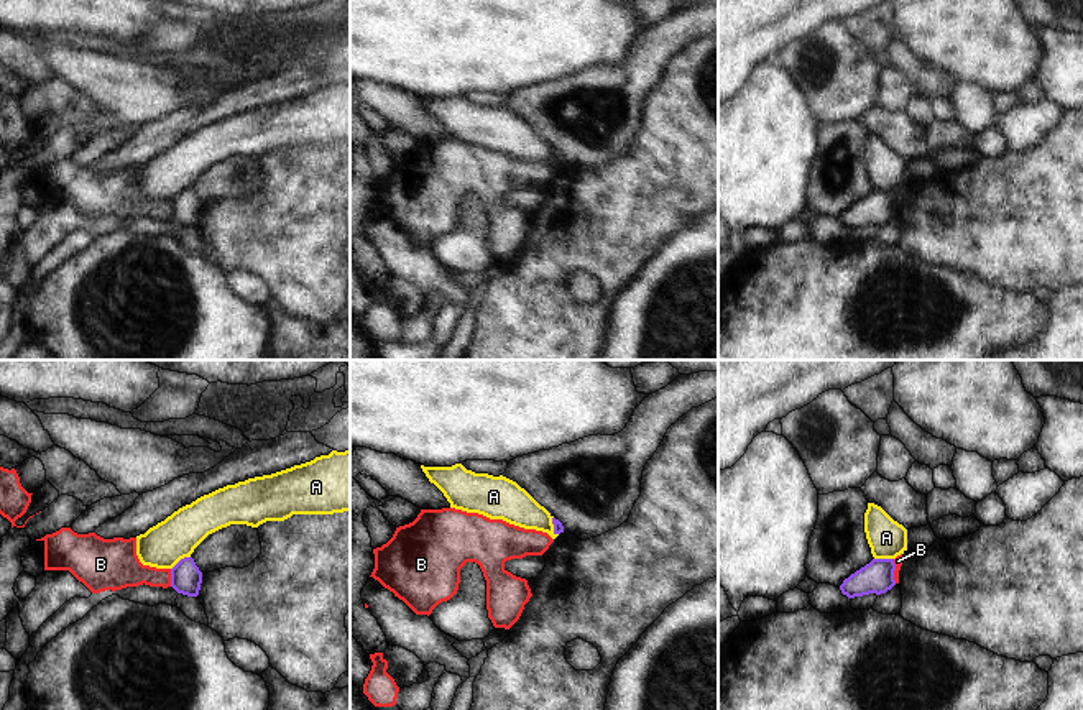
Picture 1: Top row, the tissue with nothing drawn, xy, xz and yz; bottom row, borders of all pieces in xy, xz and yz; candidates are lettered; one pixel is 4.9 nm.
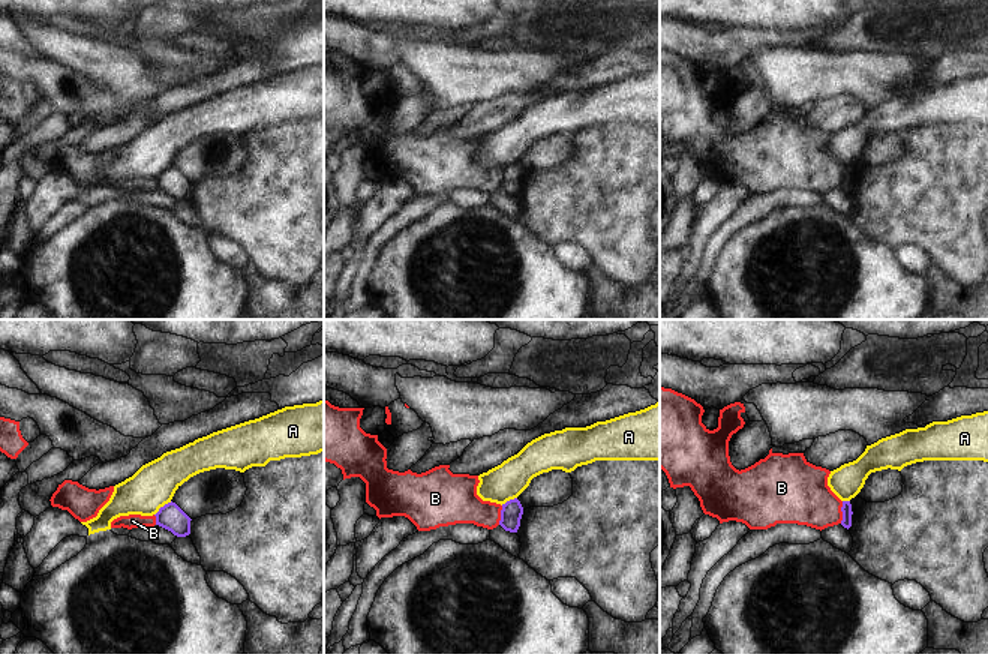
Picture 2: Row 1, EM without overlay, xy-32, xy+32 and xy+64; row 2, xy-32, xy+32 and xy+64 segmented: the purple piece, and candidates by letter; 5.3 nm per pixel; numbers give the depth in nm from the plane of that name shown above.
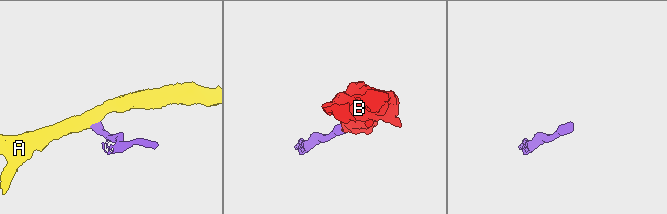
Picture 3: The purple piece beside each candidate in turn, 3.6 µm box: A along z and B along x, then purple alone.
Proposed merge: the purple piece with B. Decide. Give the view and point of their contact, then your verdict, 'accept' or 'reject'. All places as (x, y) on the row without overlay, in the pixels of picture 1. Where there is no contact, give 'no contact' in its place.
xy (171, 209) | reject

